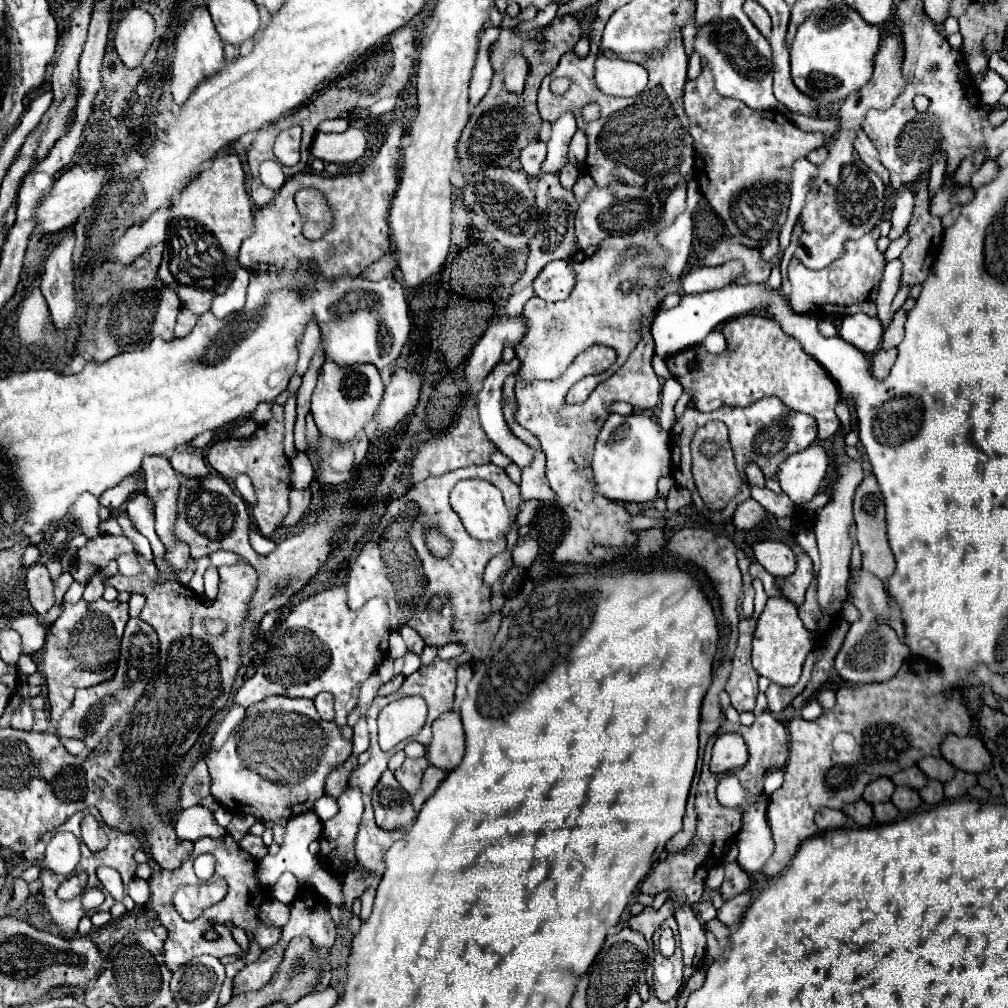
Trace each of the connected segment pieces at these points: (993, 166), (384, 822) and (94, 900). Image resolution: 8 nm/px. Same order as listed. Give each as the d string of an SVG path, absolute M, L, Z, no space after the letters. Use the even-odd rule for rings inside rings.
M987 159L973 175L971 175L971 185L977 189L981 183L989 183L995 175L999 173L999 165L997 165L997 159Z
M385 771L373 789L375 821L383 829L409 829L415 823L415 809L411 807L409 793L395 781L391 771Z
M87 887L87 889L83 891L81 905L83 905L85 911L89 911L89 909L99 909L99 905L101 905L103 901L105 901L105 895L103 895L103 891L101 891L99 887Z

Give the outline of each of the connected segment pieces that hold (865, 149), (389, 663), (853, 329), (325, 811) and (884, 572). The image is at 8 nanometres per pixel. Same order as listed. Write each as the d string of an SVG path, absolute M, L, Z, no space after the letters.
M857 129L857 137L855 137L855 141L853 141L853 147L855 147L855 151L859 153L861 161L867 163L873 171L877 171L877 173L883 177L885 185L889 185L889 171L879 163L877 149L875 149L875 145L869 141L869 137L863 133L863 129Z
M385 659L383 663L381 663L381 667L377 669L377 673L379 673L379 677L381 677L381 683L385 685L385 683L389 683L391 679L393 679L393 659Z
M865 313L845 315L843 325L839 329L839 335L847 343L855 345L859 351L871 355L881 345L883 325L881 325L879 317L871 317L871 315L865 315Z
M323 795L323 797L315 803L313 811L321 817L321 821L329 821L329 819L333 819L333 817L339 813L337 799L335 799L335 797L329 797L329 795Z
M867 475L857 487L855 499L853 499L853 513L855 513L855 525L857 525L857 541L863 553L863 571L877 575L881 581L887 581L889 575L893 575L895 571L895 559L887 541L885 503L881 499L881 491L879 491L879 483L875 475Z

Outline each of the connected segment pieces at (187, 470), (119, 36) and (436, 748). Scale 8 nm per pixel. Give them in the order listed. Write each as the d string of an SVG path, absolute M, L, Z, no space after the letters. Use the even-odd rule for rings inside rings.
M191 445L177 447L171 453L169 461L171 461L173 469L179 475L183 475L183 477L187 477L187 475L191 475L191 477L205 477L205 475L209 475L209 467L205 463L205 457L197 449L193 449Z
M139 7L129 9L127 15L119 21L117 33L113 39L115 51L119 53L125 67L133 69L141 63L153 37L155 37L155 21L151 13Z
M455 711L441 715L433 721L433 739L427 747L427 759L433 767L453 771L465 753L465 733L461 717Z

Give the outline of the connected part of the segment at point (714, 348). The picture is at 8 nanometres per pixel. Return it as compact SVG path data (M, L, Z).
M713 330L703 341L703 346L710 353L720 354L726 349L726 341L720 331Z

